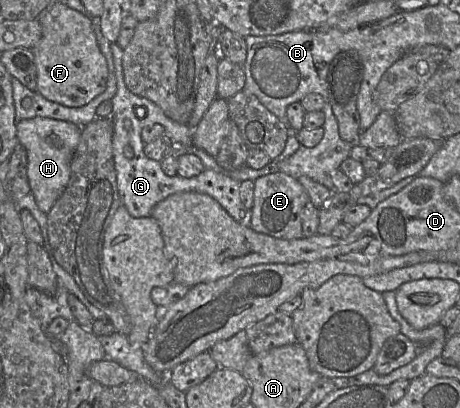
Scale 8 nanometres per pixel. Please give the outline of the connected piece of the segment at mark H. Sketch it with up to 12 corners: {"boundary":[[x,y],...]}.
{"boundary":[[34,117],[16,122],[39,209],[65,190],[82,127]]}

